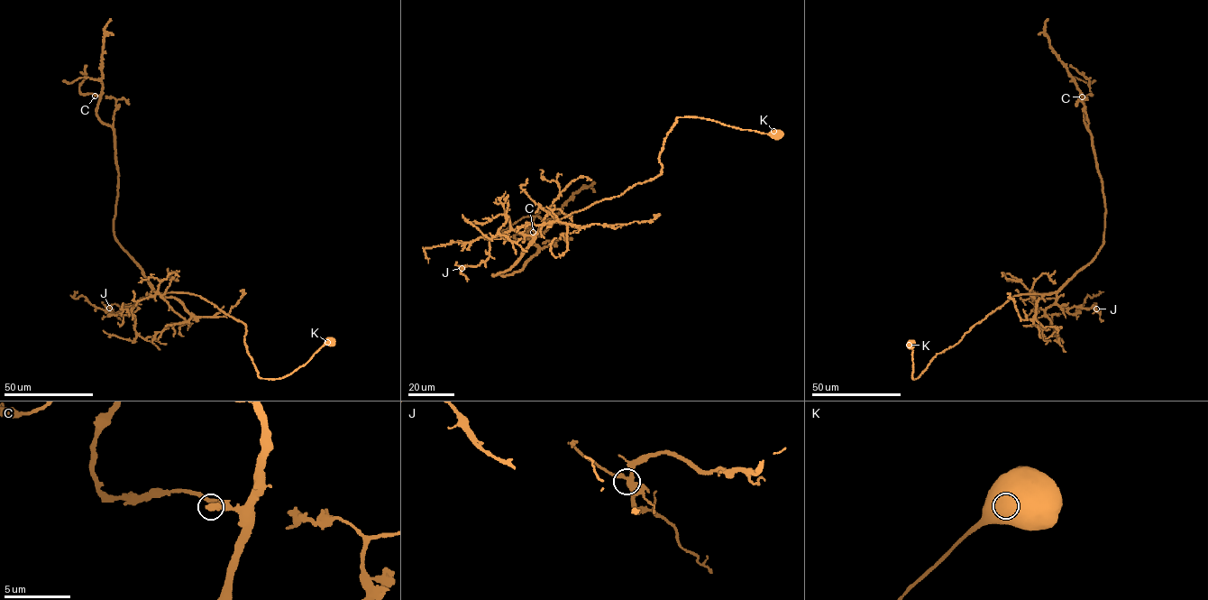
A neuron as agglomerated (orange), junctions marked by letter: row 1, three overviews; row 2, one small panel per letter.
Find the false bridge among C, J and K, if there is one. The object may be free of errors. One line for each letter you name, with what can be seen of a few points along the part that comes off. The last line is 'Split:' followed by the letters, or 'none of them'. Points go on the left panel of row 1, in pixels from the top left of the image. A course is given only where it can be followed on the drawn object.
Split: none of them

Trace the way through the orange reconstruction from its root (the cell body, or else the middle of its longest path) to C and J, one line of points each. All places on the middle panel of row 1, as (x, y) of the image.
C: (776, 134), (678, 116), (660, 174), (546, 223), (493, 275), (537, 254), (533, 232)
J: (776, 134), (678, 116), (655, 178), (544, 223), (533, 235), (512, 230), (496, 235), (489, 257), (462, 268)

